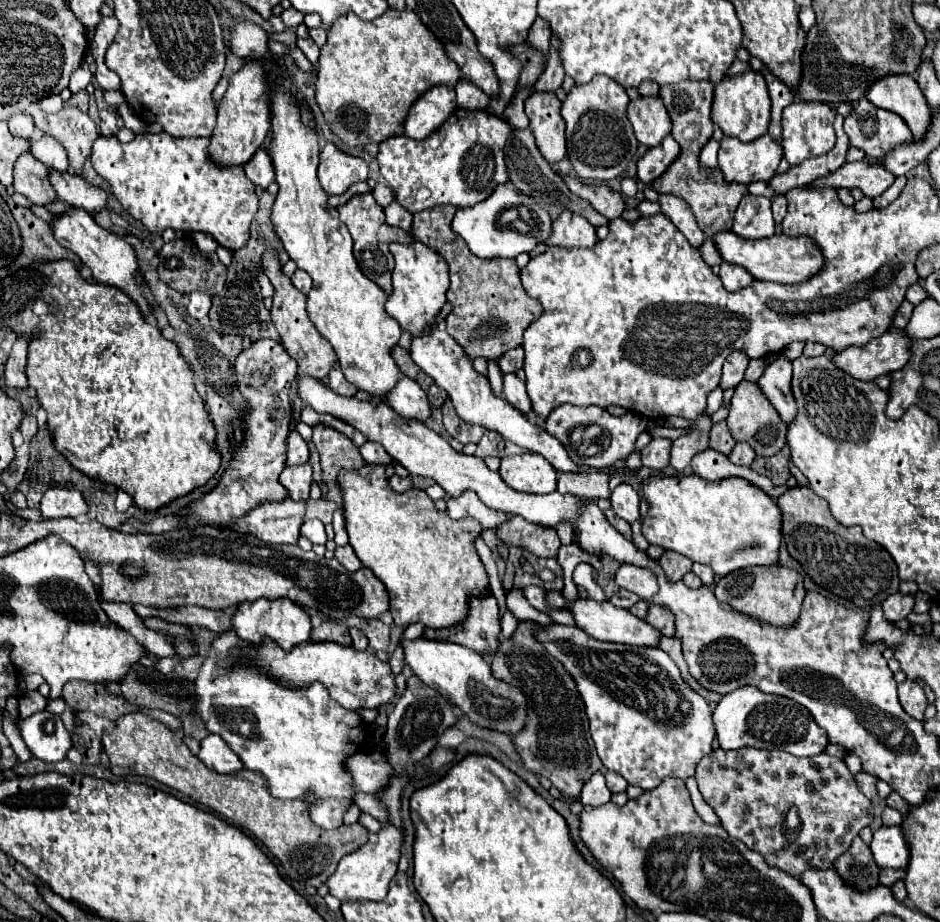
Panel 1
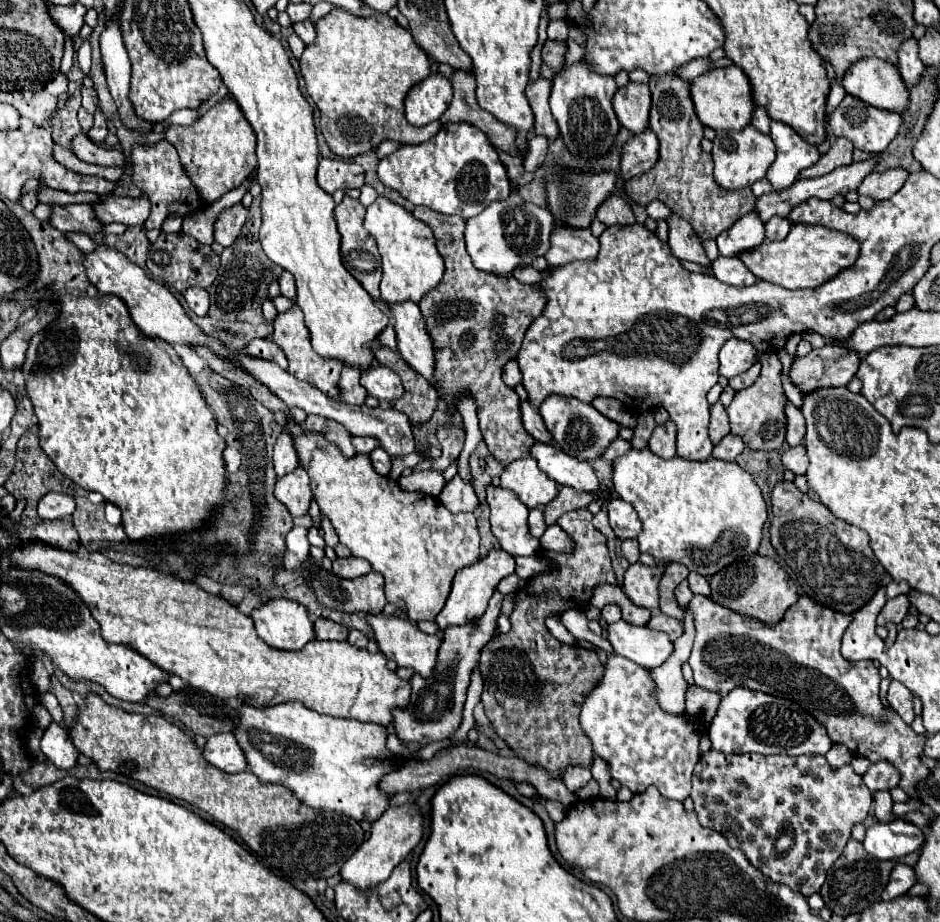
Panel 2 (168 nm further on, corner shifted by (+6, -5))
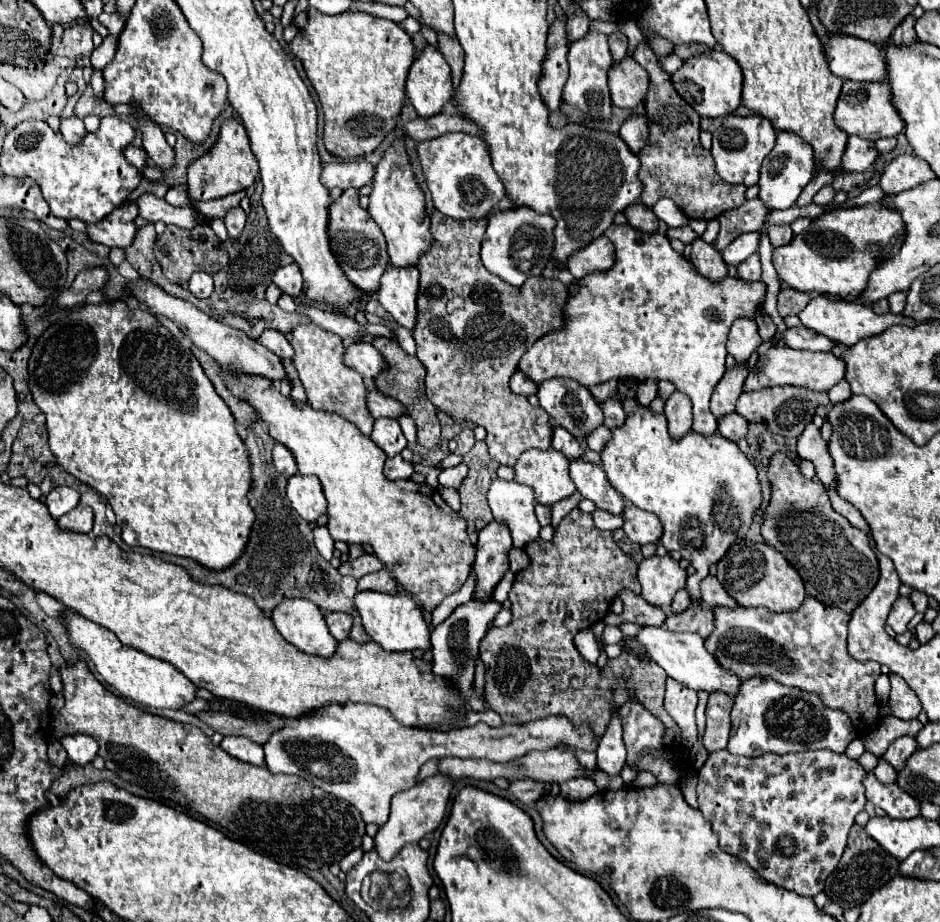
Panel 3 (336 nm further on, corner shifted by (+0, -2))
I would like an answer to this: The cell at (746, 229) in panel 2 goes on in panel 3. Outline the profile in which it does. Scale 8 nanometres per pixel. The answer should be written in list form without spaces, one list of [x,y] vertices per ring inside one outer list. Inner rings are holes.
[[[745,232],[741,236],[737,236],[725,250],[723,250],[723,260],[727,264],[739,264],[743,262],[747,256],[755,254],[759,250],[759,240],[761,234],[759,232]]]

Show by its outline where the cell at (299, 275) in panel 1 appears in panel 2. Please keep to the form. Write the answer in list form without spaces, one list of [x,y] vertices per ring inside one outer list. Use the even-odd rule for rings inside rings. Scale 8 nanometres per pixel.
[[[283,271],[277,281],[279,281],[281,295],[285,295],[285,297],[289,297],[289,299],[295,299],[295,277],[289,275],[289,271]]]

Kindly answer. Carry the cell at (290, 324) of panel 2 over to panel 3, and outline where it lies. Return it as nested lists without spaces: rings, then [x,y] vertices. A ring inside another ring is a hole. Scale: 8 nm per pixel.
[[[297,324],[289,332],[289,344],[295,350],[293,364],[297,368],[301,384],[305,386],[311,408],[321,412],[333,412],[355,424],[363,436],[369,436],[373,428],[373,416],[367,412],[363,400],[363,396],[367,394],[367,386],[359,376],[359,372],[345,366],[343,362],[345,348],[341,338],[317,324]]]

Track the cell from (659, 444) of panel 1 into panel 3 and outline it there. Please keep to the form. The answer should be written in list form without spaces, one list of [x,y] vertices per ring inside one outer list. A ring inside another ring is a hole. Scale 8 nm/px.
[[[673,392],[665,402],[665,418],[669,422],[669,436],[681,440],[691,430],[691,400],[681,392]]]

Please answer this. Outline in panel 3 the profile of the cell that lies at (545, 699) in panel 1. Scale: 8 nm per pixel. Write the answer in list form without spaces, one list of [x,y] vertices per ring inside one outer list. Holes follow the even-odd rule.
[[[579,508],[561,520],[551,542],[539,538],[527,544],[525,550],[531,556],[531,564],[517,574],[509,592],[513,622],[507,628],[491,628],[491,632],[487,632],[487,640],[483,640],[481,660],[485,664],[485,700],[489,708],[501,716],[503,724],[527,724],[547,716],[565,716],[573,724],[589,722],[593,736],[599,740],[605,734],[615,708],[622,706],[633,694],[636,700],[643,700],[649,710],[667,724],[667,744],[679,746],[679,728],[675,728],[675,722],[663,712],[667,674],[659,668],[659,664],[641,662],[635,656],[621,654],[621,658],[609,660],[609,666],[599,668],[597,664],[583,660],[573,644],[575,632],[589,628],[605,617],[611,600],[621,588],[631,588],[639,594],[637,564],[621,552],[611,532],[597,530],[593,516],[581,512]]]

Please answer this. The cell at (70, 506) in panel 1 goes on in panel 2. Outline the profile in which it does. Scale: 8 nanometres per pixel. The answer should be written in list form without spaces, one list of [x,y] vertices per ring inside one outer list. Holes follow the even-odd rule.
[[[47,493],[37,505],[37,513],[45,521],[61,519],[65,515],[71,515],[73,511],[75,511],[75,499],[65,493]]]

